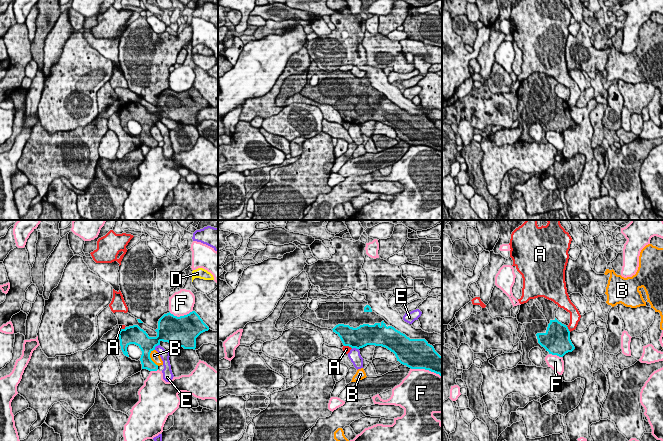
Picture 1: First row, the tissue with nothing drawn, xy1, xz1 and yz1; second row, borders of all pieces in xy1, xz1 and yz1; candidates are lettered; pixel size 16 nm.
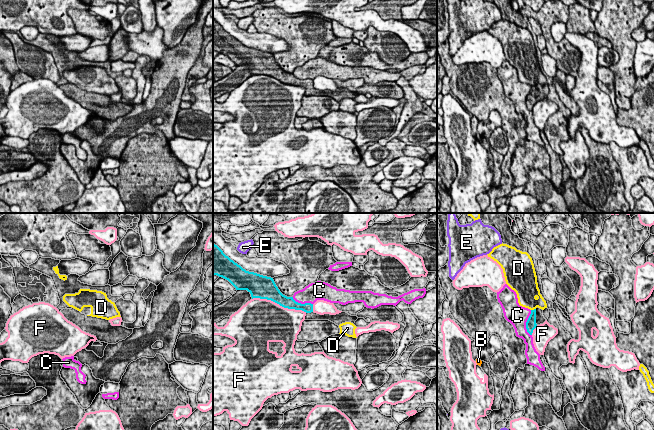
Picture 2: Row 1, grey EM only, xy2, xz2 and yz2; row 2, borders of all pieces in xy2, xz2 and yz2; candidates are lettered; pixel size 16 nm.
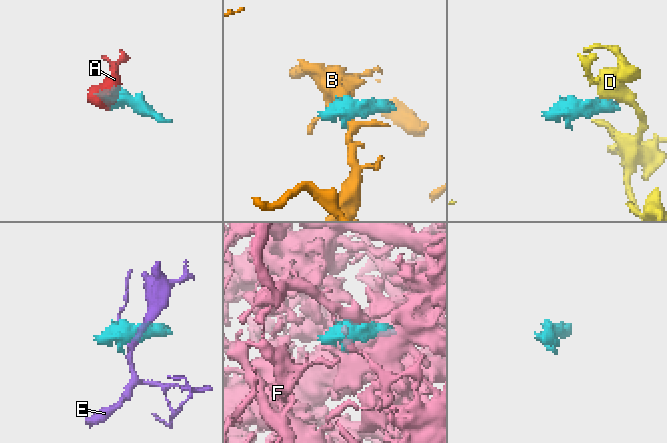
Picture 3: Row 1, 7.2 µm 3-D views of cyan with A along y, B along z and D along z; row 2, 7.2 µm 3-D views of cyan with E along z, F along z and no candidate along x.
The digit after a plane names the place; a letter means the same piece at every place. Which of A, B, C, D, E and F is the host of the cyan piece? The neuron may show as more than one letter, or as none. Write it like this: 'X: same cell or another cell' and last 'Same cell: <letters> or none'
A: another cell
B: another cell
C: another cell
D: another cell
E: another cell
F: another cell
Same cell: none

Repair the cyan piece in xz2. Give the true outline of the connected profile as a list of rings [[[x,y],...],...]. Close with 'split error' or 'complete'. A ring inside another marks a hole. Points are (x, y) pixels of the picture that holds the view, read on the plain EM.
[[[214,19],[213,51],[228,56],[236,66],[247,66],[251,70],[252,75],[267,75],[284,84],[302,86],[306,89],[305,96],[329,96],[339,102],[345,98],[351,98],[354,100],[358,95],[357,92],[351,92],[346,88],[341,88],[336,91],[320,91],[314,89],[313,80],[301,80],[296,78],[293,73],[283,71],[276,62],[273,54],[246,47],[226,32]]] | split error

